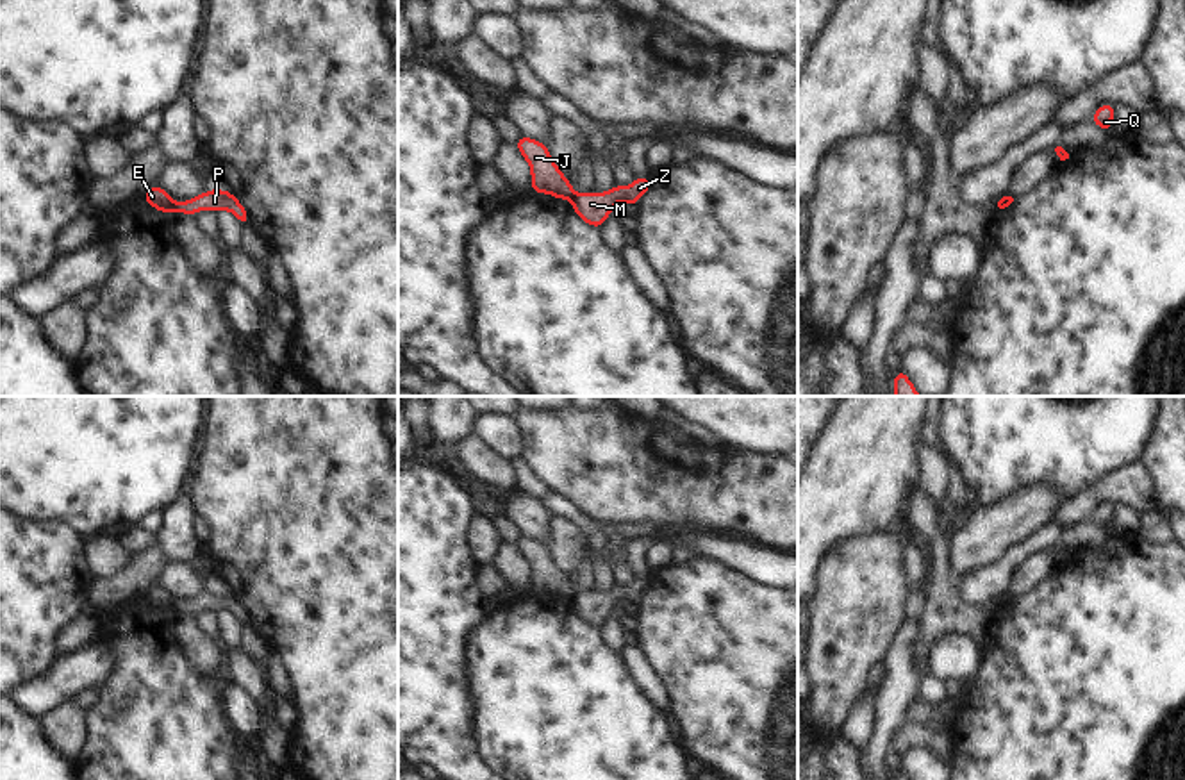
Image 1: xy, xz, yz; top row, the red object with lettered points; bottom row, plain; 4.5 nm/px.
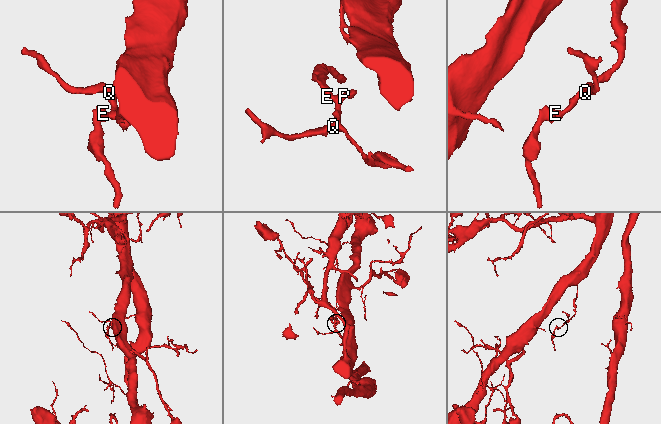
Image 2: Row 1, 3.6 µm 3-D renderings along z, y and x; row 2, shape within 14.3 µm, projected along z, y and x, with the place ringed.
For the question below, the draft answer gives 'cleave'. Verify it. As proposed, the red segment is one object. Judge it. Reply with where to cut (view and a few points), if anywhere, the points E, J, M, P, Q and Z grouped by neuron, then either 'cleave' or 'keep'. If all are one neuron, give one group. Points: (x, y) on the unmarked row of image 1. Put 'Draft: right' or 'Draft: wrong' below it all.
xy (174, 602), (170, 611) | E J / M P Q Z | cleave
Draft: right

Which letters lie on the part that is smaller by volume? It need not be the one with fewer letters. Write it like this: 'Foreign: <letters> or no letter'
Foreign: E, J

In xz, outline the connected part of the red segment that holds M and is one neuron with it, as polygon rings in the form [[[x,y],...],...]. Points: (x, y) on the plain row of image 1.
[[[637,577],[630,585],[621,587],[614,584],[607,593],[573,593],[569,600],[580,619],[600,628],[616,603],[626,602],[634,607],[650,587],[650,577]]]

